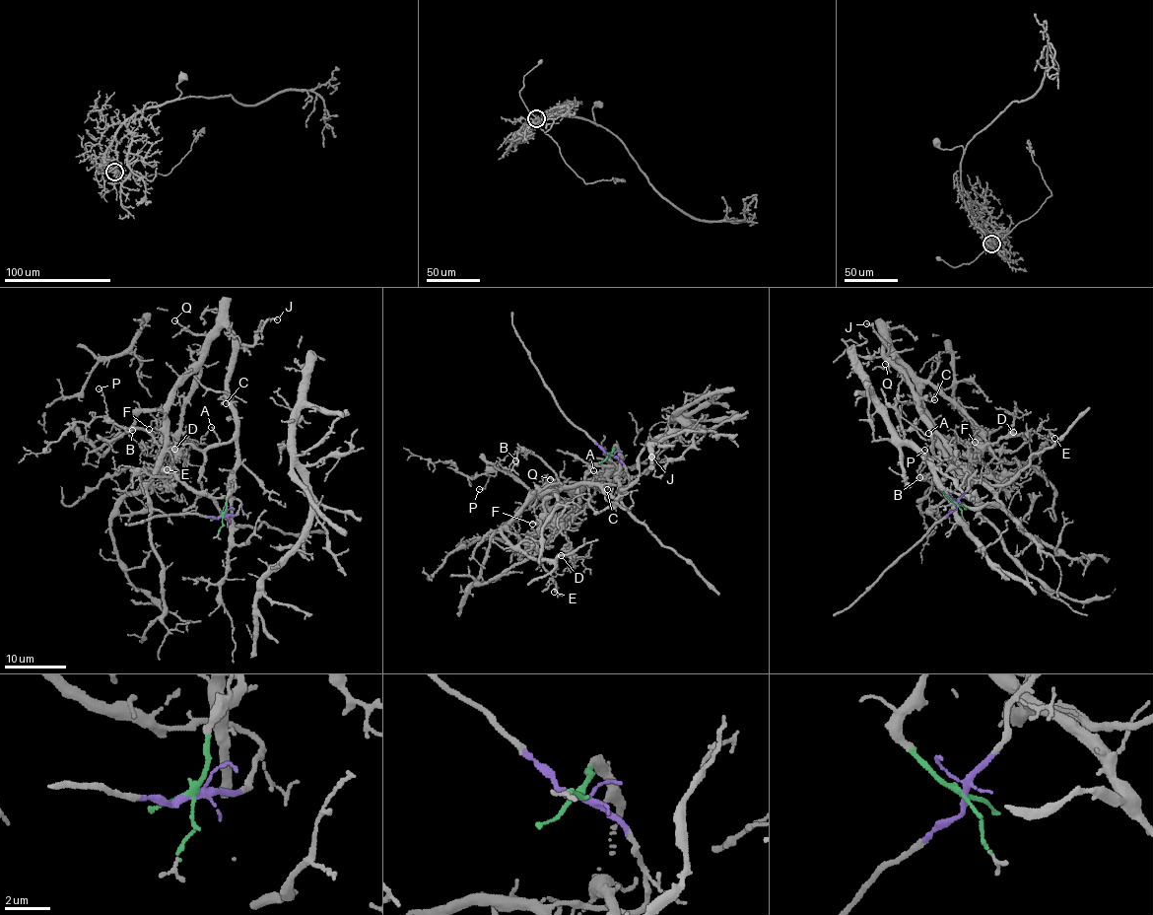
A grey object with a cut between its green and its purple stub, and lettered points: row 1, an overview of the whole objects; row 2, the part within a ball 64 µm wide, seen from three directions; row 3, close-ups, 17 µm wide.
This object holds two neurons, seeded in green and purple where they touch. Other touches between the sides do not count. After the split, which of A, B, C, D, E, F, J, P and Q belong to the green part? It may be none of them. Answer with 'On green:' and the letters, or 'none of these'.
On green: A, C, J, Q

